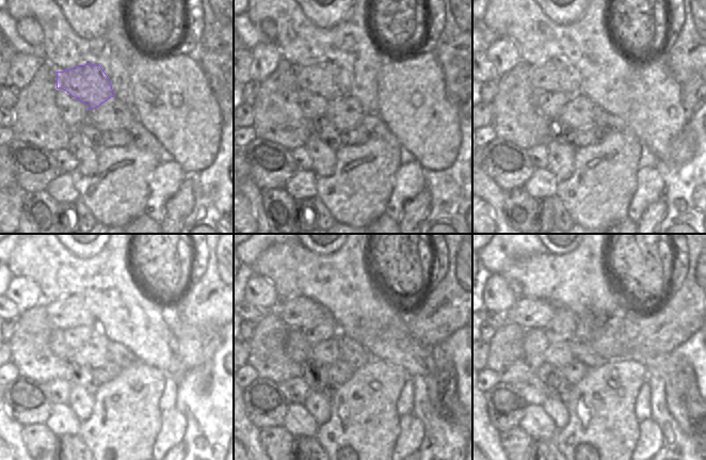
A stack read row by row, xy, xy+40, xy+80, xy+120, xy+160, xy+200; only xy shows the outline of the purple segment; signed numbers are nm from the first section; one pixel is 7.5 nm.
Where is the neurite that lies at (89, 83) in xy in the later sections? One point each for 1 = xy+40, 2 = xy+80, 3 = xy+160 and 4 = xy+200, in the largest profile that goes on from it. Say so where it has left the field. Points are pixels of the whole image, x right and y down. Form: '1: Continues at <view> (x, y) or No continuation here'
1: Continues at xy+40 (329, 80)
2: Continues at xy+80 (556, 76)
3: Continues at xy+160 (301, 314)
4: Continues at xy+200 (528, 313).

